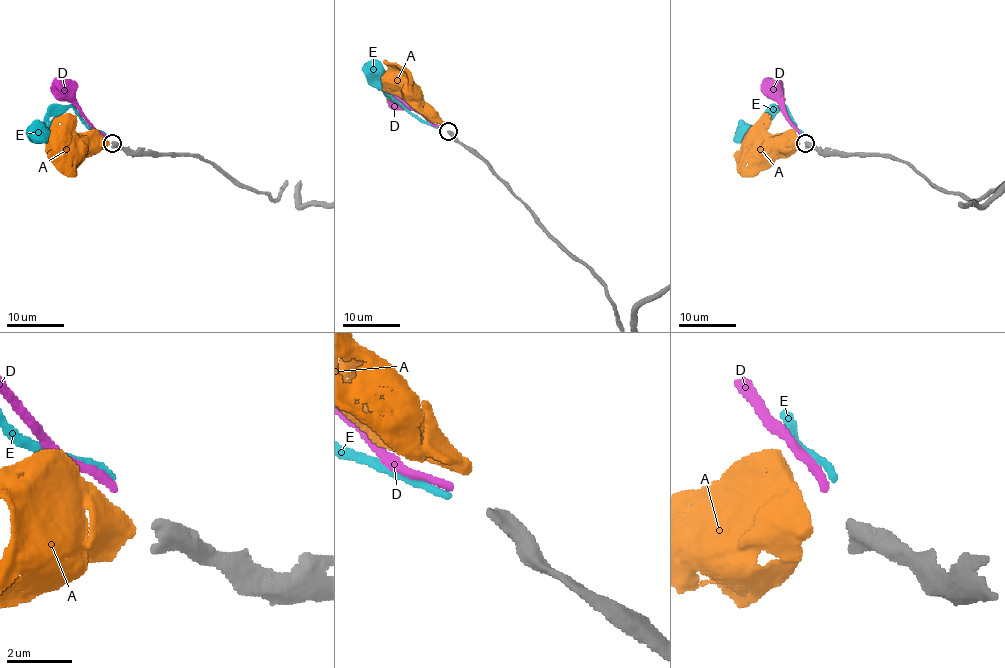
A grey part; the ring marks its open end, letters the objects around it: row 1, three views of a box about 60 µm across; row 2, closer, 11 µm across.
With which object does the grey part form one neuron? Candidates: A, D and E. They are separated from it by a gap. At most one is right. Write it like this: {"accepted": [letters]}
{"accepted": ["A"]}

